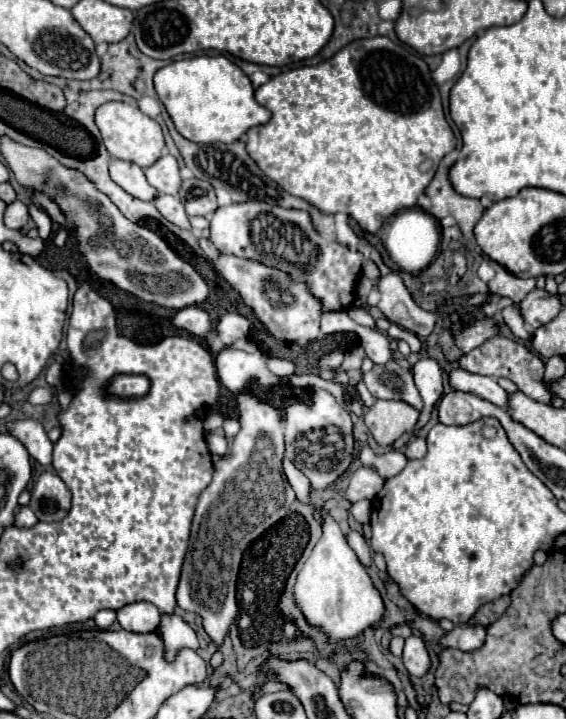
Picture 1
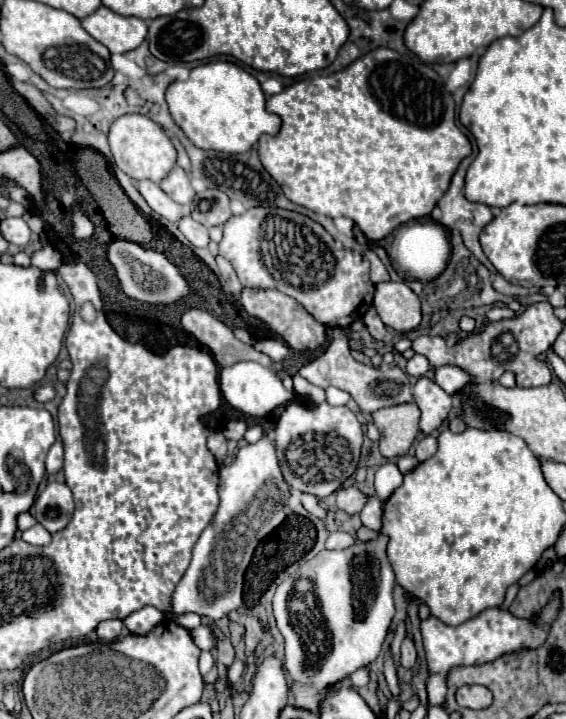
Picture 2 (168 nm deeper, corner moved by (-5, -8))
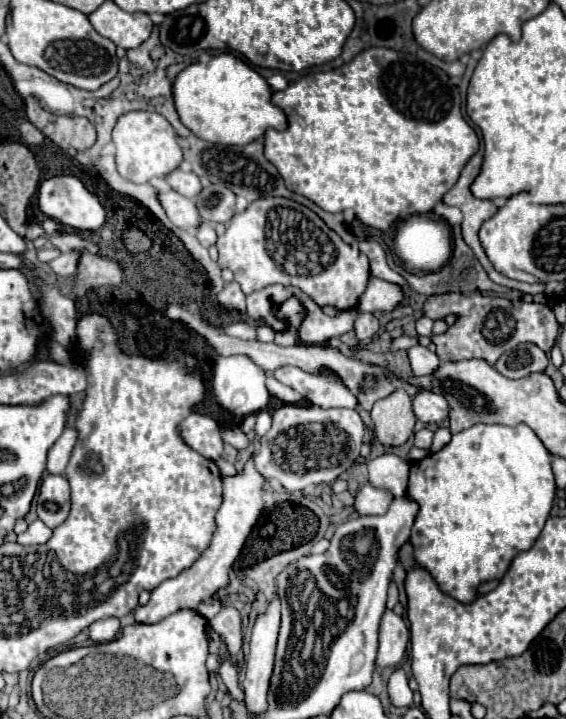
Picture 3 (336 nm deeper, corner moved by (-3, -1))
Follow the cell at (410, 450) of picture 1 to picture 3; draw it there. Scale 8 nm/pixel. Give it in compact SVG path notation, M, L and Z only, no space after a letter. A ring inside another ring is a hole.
M422 429L422 431L418 431L416 433L416 441L414 441L414 445L416 447L420 447L420 449L426 449L426 451L430 451L430 447L432 447L432 429Z

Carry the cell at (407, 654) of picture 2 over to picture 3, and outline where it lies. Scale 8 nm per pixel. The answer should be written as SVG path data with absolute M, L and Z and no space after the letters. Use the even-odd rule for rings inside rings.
M386 609L380 621L380 647L376 655L376 667L396 667L406 653L408 641L410 631L402 621L402 617Z

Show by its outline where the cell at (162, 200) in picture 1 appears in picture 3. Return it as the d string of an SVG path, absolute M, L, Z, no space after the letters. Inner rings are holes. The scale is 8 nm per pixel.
M208 221L200 223L200 227L196 231L196 237L204 247L210 247L212 243L216 243L216 233L214 233L214 229L212 229L212 225Z

